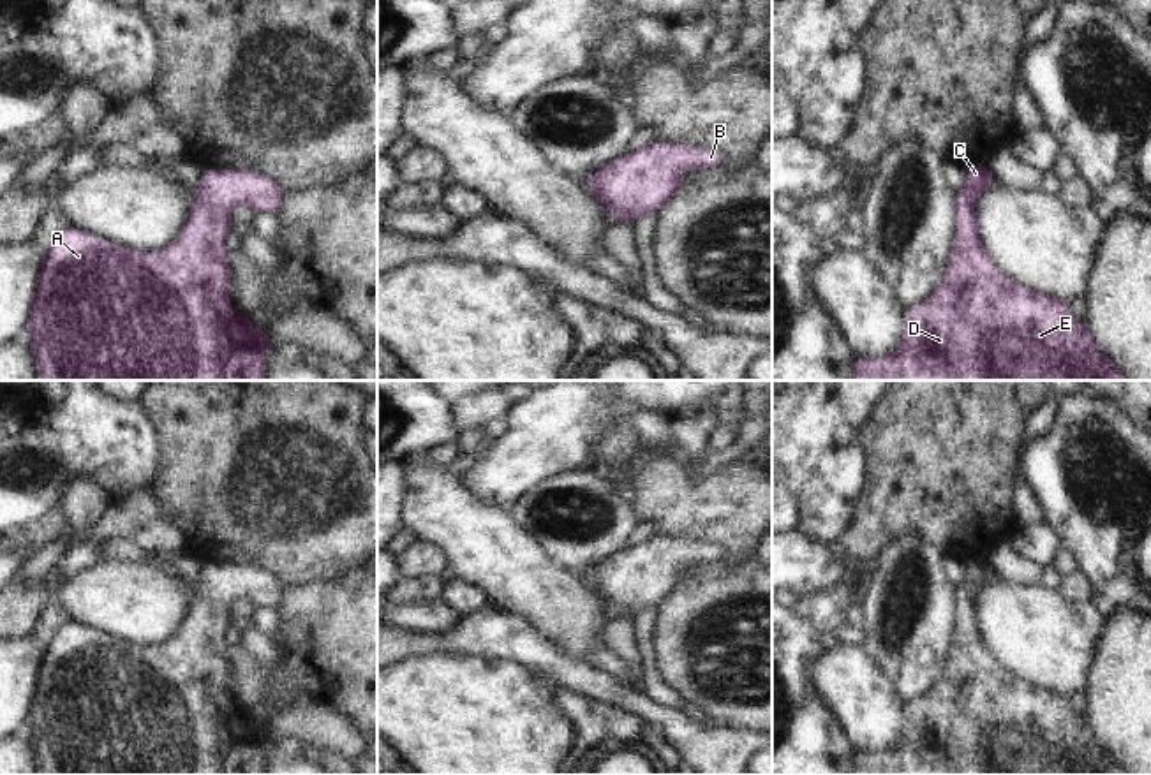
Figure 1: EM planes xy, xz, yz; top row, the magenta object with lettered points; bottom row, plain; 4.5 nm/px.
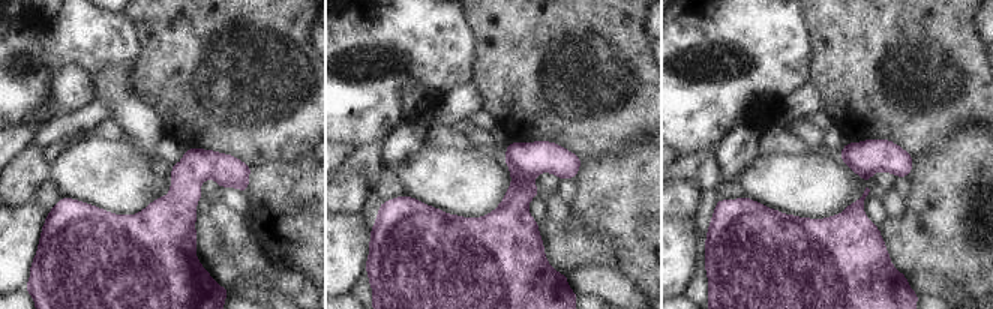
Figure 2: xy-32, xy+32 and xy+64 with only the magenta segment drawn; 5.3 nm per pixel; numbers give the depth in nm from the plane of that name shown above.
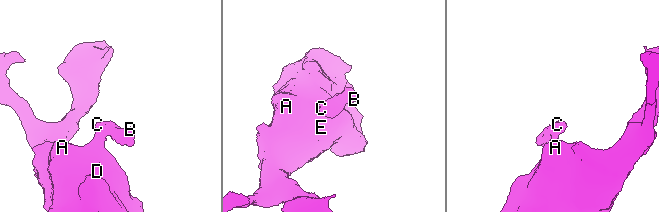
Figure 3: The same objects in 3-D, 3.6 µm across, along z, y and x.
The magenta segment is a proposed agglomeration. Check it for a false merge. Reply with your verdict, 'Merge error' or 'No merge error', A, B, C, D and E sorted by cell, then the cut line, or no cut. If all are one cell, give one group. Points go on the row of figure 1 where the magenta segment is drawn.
No merge error. Groups: A B C D E. No split.

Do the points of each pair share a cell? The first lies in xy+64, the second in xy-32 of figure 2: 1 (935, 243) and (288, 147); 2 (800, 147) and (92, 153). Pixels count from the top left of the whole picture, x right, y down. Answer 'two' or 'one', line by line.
1: two
2: two

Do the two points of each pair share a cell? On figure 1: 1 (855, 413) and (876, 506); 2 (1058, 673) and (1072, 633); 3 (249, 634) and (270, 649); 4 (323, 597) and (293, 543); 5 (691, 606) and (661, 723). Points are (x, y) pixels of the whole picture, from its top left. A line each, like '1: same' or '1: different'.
1: different
2: same
3: same
4: different
5: different

